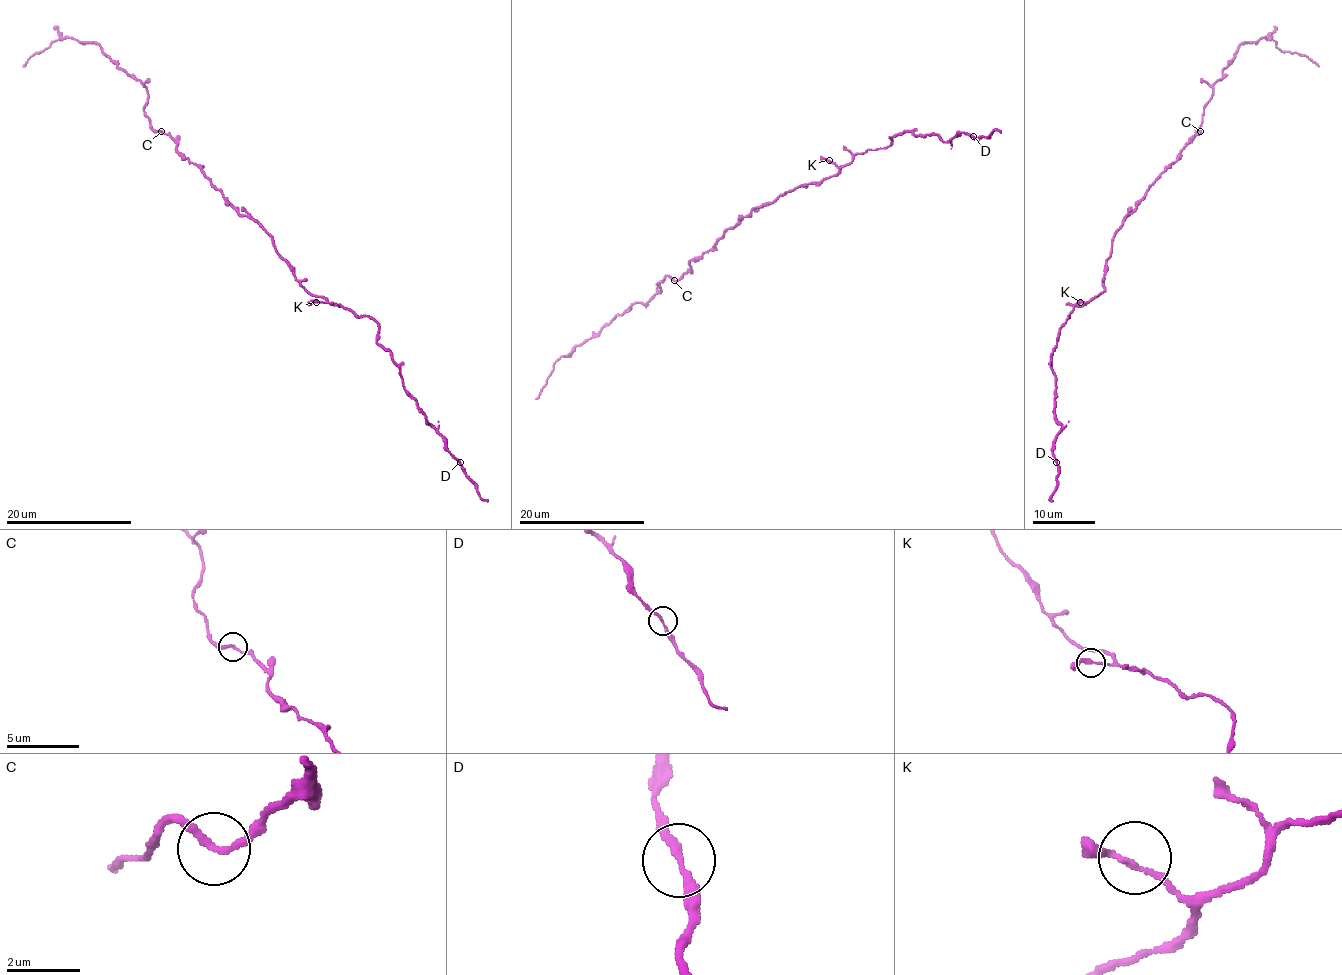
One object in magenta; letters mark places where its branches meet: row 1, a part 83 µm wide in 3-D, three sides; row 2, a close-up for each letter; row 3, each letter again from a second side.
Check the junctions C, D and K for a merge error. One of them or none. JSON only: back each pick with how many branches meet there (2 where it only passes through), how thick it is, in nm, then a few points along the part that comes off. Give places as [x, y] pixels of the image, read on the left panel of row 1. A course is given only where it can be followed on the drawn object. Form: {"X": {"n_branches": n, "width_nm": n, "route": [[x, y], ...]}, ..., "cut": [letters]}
{"cut": []}

